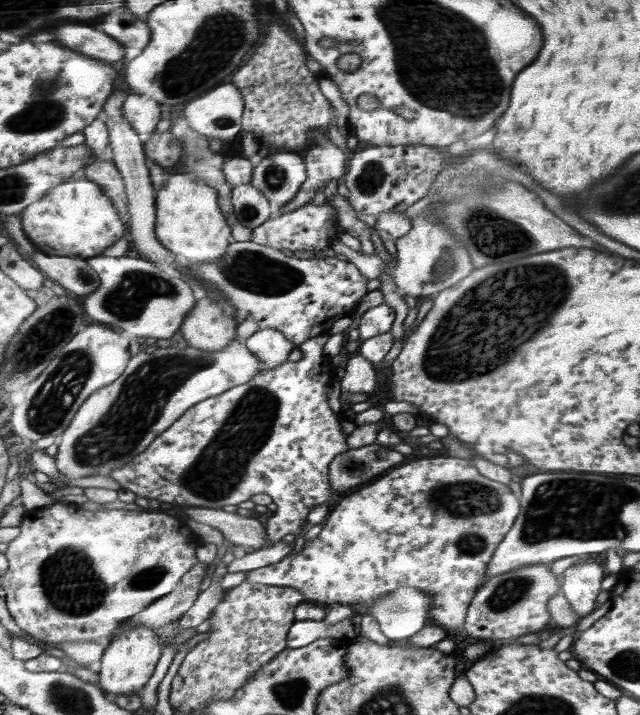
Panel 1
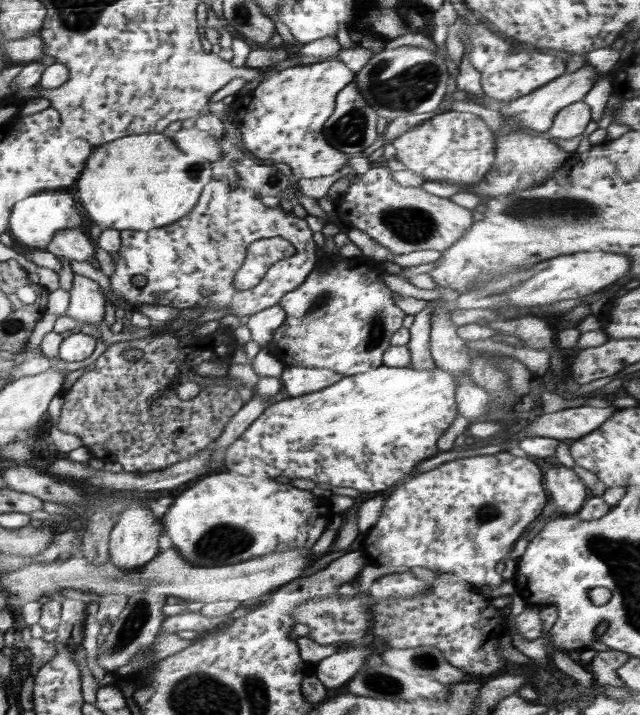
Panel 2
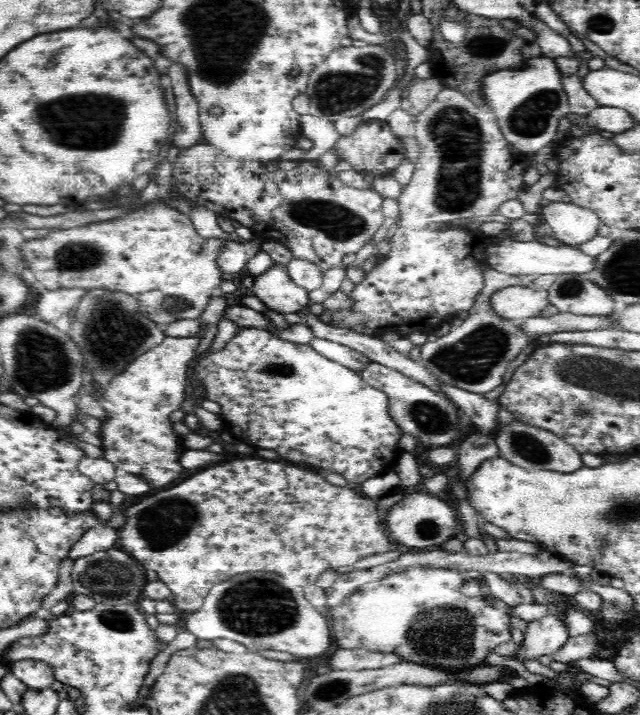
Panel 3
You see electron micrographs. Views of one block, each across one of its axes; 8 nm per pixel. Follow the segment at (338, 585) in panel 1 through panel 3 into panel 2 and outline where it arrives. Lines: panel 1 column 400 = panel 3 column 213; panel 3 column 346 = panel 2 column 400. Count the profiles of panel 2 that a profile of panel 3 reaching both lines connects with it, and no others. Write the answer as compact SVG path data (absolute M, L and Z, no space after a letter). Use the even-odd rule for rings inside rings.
M517 448L515 451L502 450L492 455L477 455L472 458L460 458L452 460L452 462L446 462L440 464L434 470L424 472L408 479L404 484L396 488L388 499L384 503L384 508L380 513L378 522L374 524L374 528L368 532L366 540L362 540L362 552L374 552L374 550L382 550L384 552L384 564L408 564L408 566L426 566L432 571L454 572L458 578L462 578L463 581L471 582L472 584L488 585L492 589L497 588L504 581L502 575L496 571L496 564L505 560L508 557L509 552L516 545L518 538L522 538L527 533L528 529L538 521L542 510L547 504L548 494L544 488L544 477L542 476L542 470L534 463L534 460L530 458L521 448Z

